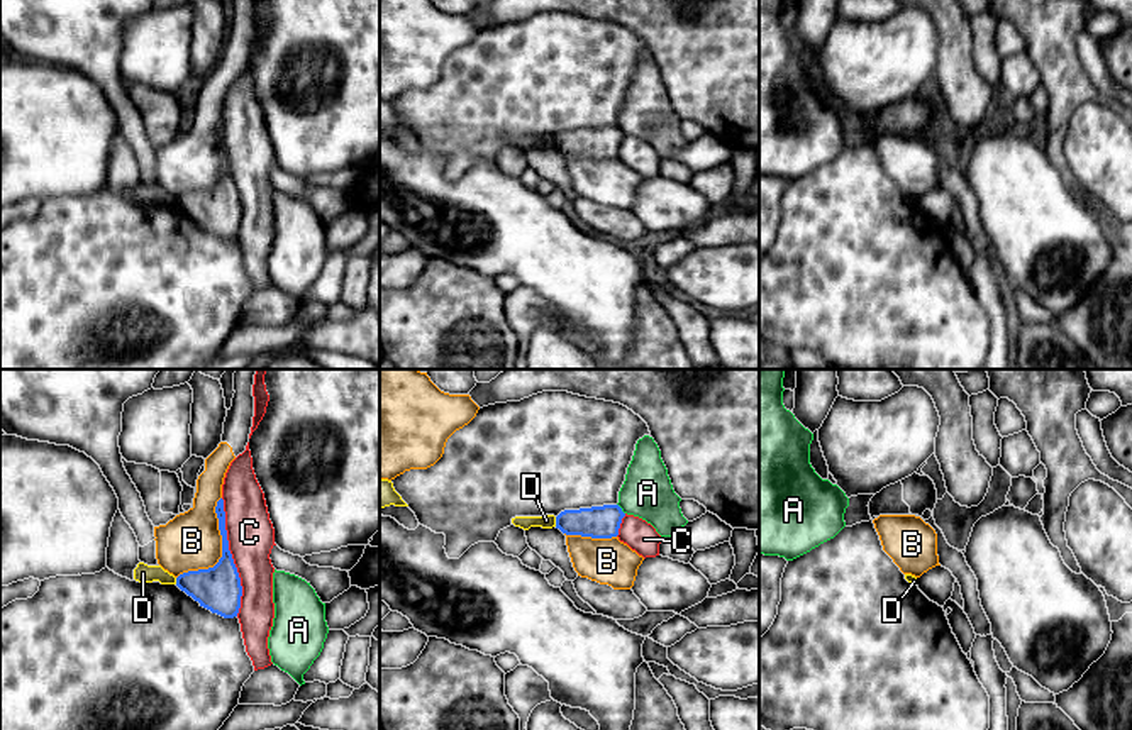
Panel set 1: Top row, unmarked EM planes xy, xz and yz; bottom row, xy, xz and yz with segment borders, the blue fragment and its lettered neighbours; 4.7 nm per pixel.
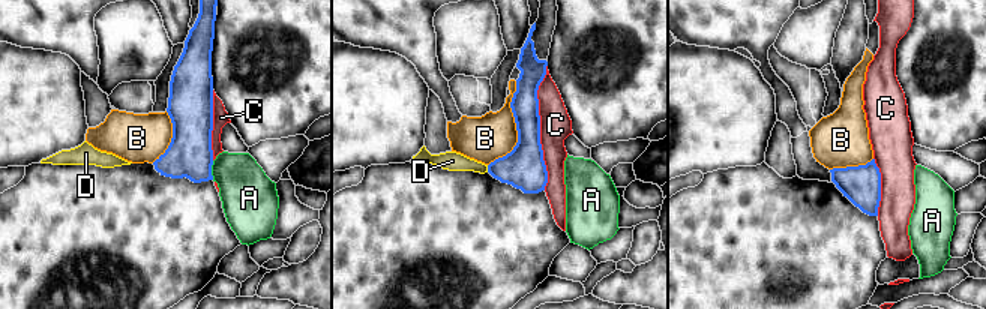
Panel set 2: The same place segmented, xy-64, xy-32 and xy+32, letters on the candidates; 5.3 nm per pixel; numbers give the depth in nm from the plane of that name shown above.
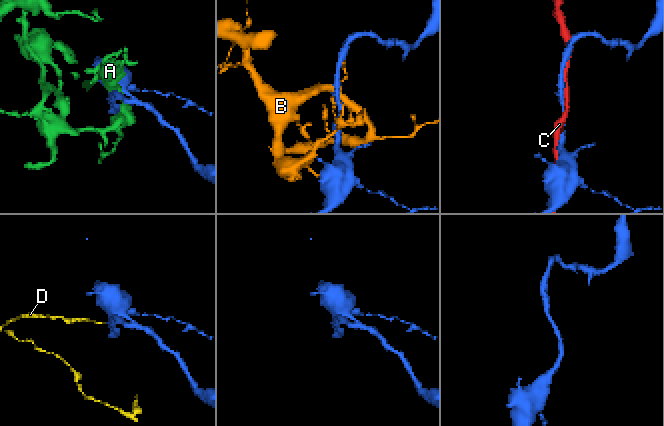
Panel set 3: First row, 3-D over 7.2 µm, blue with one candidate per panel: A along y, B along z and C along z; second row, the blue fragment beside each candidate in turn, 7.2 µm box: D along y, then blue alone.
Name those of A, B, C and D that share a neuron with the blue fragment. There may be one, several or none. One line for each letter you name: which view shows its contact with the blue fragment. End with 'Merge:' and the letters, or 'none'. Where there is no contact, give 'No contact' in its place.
Merge: none

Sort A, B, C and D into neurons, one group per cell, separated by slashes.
A / B / C / D

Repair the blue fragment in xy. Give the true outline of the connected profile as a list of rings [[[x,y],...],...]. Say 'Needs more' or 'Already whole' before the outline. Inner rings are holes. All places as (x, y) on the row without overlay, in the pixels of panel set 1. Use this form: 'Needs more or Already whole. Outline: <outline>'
Already whole. Outline: [[[222,119],[217,122],[215,134],[222,156],[222,178],[214,188],[180,195],[176,207],[212,234],[234,239],[241,229],[242,207],[229,171]]]

